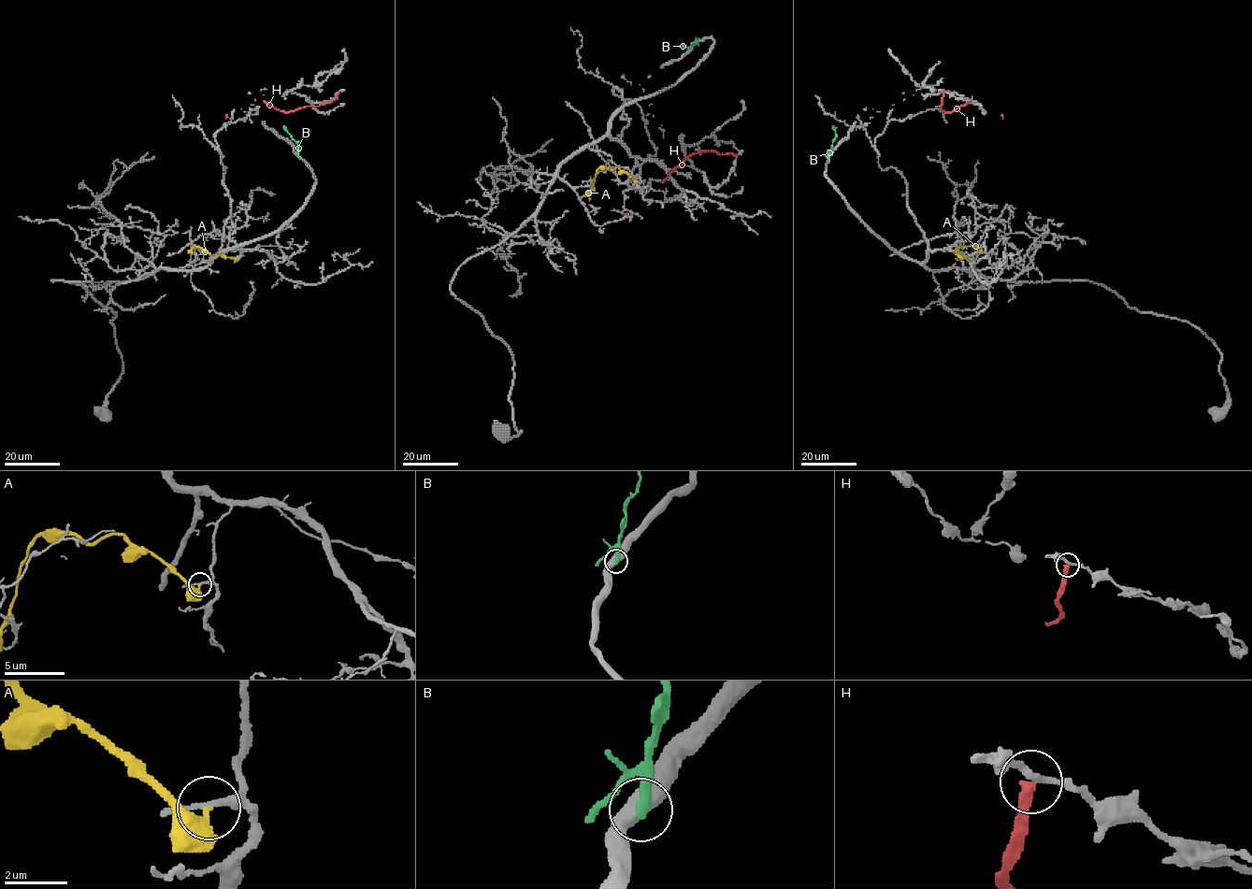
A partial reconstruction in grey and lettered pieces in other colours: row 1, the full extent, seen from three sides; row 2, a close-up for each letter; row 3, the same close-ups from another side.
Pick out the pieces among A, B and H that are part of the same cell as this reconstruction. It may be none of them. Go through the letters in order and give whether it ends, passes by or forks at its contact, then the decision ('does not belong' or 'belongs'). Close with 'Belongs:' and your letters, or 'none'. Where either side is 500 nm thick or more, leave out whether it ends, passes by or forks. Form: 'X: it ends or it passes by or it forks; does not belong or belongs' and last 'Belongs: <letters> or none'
A: it ends; does not belong
B: it ends; does not belong
H: it ends; does not belong
Belongs: none

